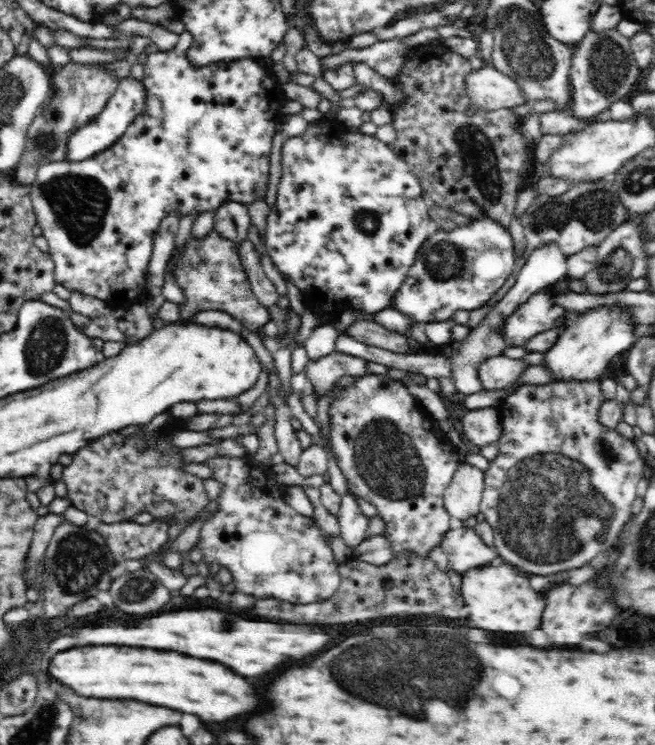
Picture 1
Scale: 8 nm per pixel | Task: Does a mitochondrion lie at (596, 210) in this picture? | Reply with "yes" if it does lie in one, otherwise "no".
yes

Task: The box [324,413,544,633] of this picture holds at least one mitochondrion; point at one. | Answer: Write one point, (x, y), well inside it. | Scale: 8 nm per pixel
(387, 462)

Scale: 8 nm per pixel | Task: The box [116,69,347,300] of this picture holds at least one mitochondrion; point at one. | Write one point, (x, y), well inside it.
(195, 265)

